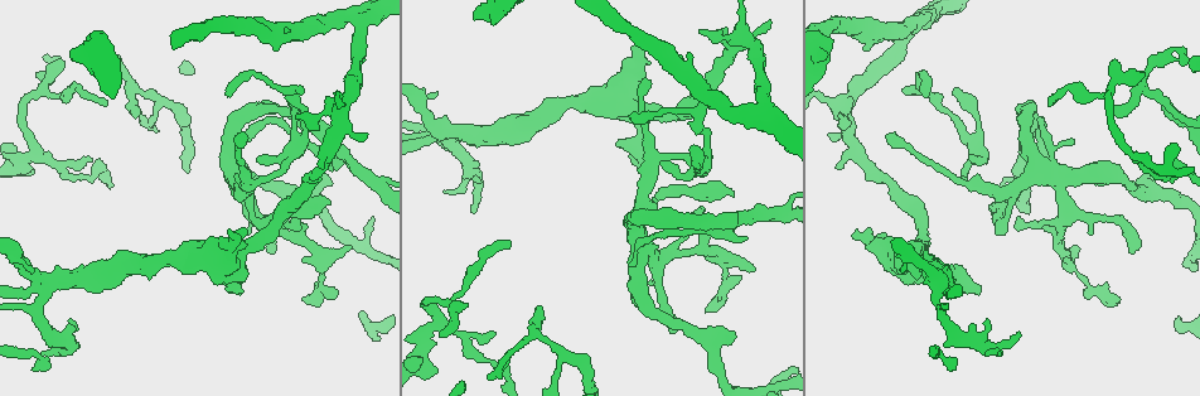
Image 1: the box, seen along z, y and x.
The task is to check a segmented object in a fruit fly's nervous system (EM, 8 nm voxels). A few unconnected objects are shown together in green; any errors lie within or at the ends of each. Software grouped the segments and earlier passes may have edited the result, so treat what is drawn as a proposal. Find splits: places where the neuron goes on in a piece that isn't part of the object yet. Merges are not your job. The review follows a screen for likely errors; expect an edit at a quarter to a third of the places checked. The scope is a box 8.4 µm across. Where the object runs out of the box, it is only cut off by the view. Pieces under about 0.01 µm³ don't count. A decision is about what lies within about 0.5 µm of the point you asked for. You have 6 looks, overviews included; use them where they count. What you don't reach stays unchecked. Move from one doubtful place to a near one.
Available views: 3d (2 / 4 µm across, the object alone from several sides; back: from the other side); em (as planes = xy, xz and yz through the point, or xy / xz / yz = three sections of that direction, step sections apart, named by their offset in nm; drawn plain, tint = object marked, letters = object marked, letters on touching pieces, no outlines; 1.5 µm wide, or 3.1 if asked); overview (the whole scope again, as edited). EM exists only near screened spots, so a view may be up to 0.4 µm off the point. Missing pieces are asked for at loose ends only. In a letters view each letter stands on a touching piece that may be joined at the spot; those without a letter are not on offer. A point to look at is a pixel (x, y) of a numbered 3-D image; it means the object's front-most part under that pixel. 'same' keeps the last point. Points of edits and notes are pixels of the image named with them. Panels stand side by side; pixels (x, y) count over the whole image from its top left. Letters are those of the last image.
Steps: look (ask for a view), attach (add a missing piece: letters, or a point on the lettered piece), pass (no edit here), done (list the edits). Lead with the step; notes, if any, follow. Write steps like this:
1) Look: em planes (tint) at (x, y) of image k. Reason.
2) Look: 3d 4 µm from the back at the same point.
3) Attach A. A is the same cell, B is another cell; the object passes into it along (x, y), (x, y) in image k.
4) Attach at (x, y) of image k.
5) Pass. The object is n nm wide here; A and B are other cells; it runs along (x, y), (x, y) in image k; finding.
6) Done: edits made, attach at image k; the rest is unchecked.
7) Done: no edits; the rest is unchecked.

Look: 3d 2 µm at (321, 166) of image 1. Branch stops here.

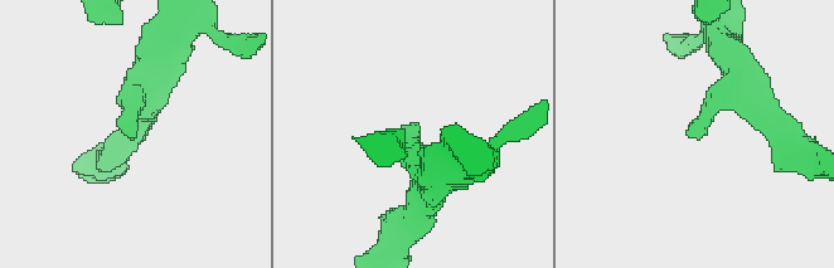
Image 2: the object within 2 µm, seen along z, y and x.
Look: em planes (tint) at (690, 135) of image 2. The arms are 220, 280 nm wide; now the EM.

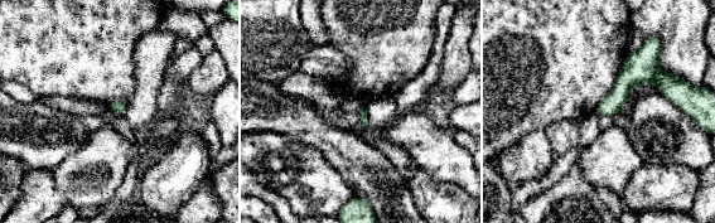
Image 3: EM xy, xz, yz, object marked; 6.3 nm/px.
Look: em planes (letters) at the same point.

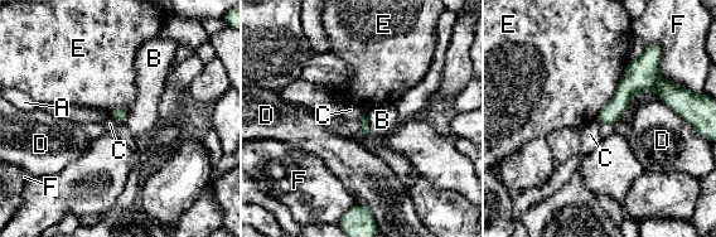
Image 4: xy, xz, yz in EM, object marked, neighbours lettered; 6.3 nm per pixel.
Pass. A, B, C, D, E and F are other cells; a border runs along (109, 115), (119, 122) in image 4; no lettered piece goes on from it.

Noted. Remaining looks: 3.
Look: em planes (letters) at (754, 267) of image 1. Free end.

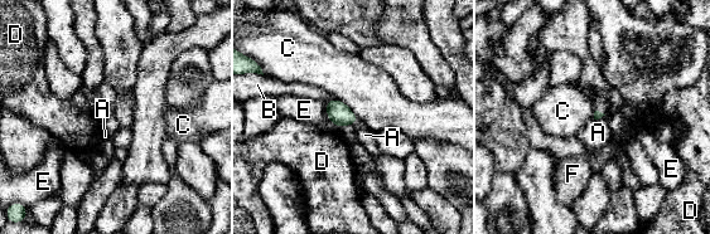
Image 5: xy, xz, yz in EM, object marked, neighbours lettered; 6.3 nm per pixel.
Pass. The longest contact is with C, 200 nm; A, B, C, D, E and F are other cells; a border runs along (336, 97), (358, 117) in image 5; none of them fits.

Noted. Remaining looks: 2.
Look: 3d 2 µm at (1050, 106) of image 1. Branch stops here.

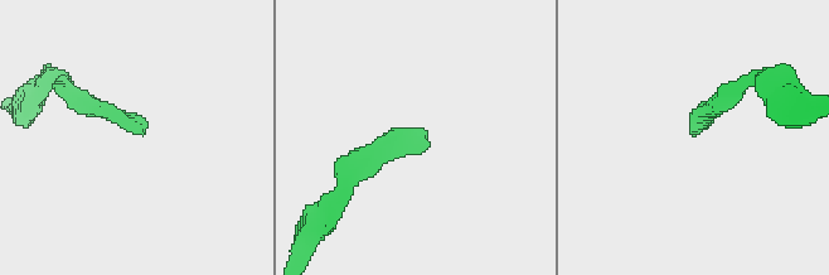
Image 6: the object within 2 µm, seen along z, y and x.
Look: em xz step 8 (letters) at (694, 135) of image 6. Now the EM.

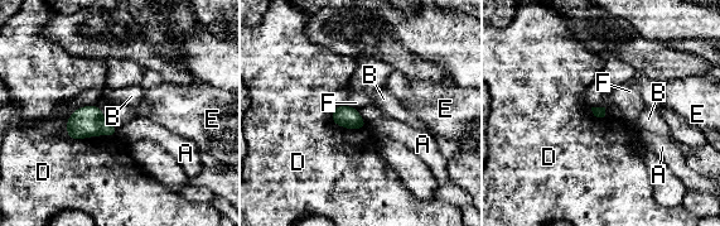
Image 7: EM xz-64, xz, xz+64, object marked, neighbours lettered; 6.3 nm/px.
Pass. A, B, D, E and F are other cells; a border runs along (66, 120), (72, 139), (114, 136) in image 7; no lettered piece goes on from it.

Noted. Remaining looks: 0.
Done: no edits; the rest is unchecked.

